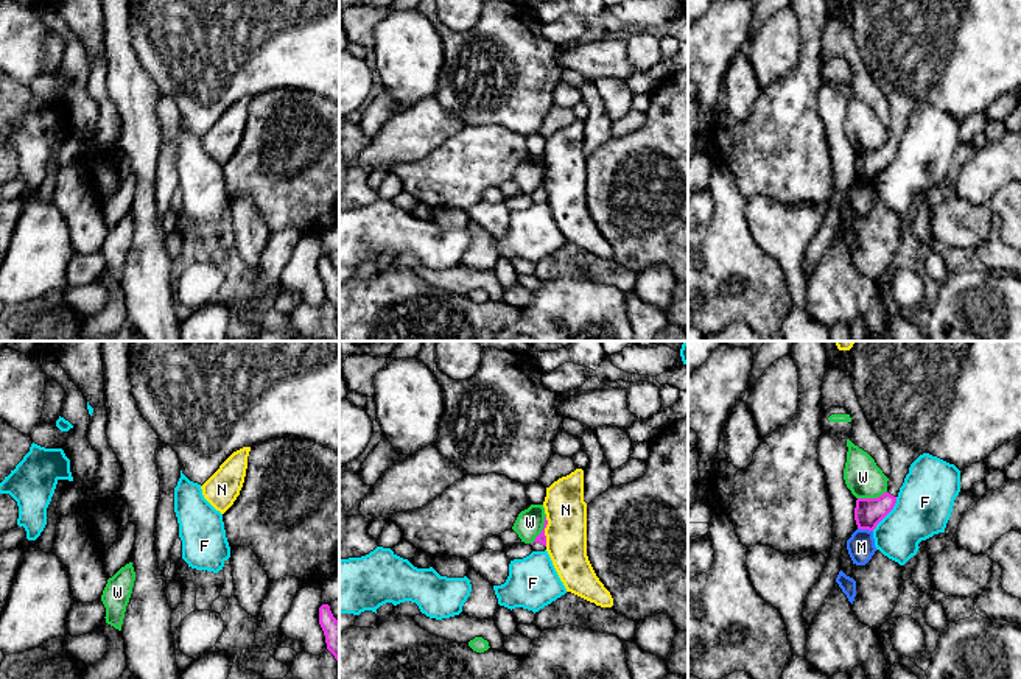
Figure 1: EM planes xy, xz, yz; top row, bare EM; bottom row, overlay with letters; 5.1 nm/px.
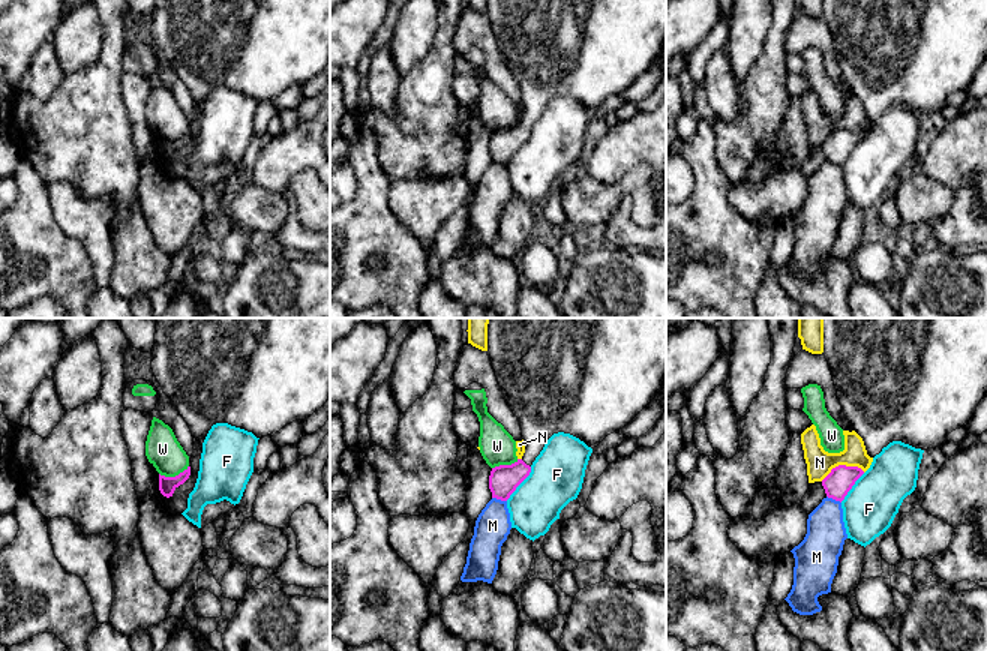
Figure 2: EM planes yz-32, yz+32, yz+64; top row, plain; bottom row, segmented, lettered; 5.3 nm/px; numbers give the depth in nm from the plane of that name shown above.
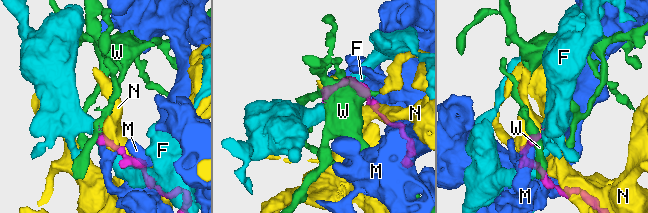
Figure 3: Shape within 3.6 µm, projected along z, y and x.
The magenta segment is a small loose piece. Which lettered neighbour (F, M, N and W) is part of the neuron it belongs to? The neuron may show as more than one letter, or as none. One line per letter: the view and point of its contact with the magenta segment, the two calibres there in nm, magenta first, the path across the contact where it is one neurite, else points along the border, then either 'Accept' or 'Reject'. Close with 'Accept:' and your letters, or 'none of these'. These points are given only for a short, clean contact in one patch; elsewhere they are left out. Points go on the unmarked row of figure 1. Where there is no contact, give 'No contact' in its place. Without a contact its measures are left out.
F: Touches magenta at yz (887, 164). Thickness 150 nm (magenta) against 300 nm. Reject
M: Touches magenta at yz (866, 179). Thickness 150 nm (magenta) against 140 nm. Reject
N: Touches magenta at xz (543, 182). Thickness 50 nm (magenta) against 220 nm. Reject
W: Touches magenta at yz (872, 150). Thickness 150 nm (magenta) against 190 nm. Boundary: yz (886, 142), (877, 148), (858, 150). Reject
Accept: none of these

